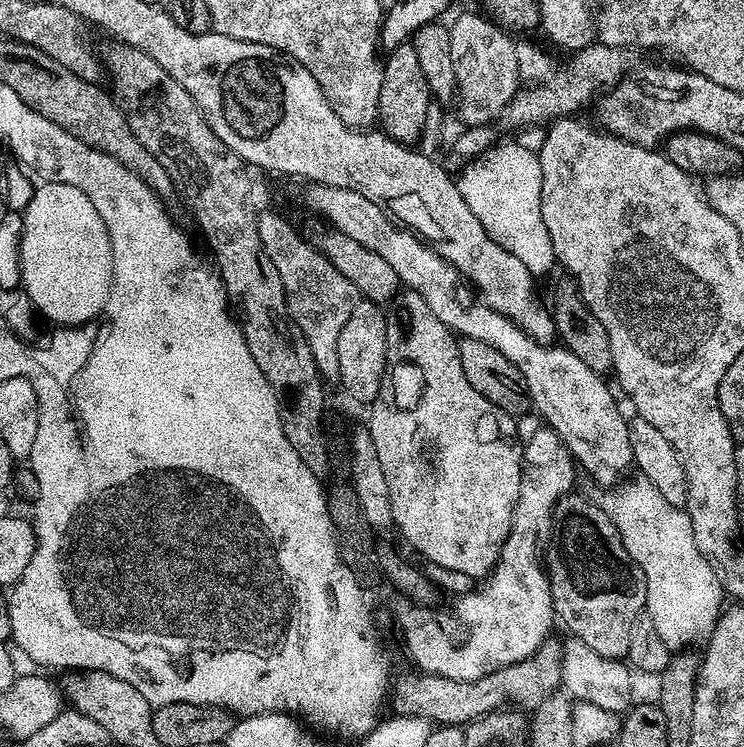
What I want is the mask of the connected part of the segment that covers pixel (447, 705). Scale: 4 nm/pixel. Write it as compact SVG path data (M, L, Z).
M549 638L530 658L514 662L514 666L502 666L502 670L494 670L494 674L486 674L486 678L478 678L474 682L444 680L440 676L427 674L400 676L397 680L395 677L390 708L392 704L391 711L397 716L420 716L436 726L467 726L480 716L499 712L509 706L535 710L543 700L553 699L555 692L552 691L561 687L563 653L563 643L559 639Z

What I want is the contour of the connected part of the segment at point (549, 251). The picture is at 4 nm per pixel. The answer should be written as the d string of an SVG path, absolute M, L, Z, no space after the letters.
M497 142L467 161L468 169L458 176L466 206L478 218L490 238L498 242L533 274L548 272L556 264L554 246L542 222L542 168L535 151L520 144Z

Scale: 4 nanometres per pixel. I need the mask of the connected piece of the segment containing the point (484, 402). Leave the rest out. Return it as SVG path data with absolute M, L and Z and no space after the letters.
M401 290L392 297L384 321L386 322L386 346L388 347L388 366L384 370L384 381L380 393L370 405L372 413L368 416L366 427L374 438L374 450L378 450L378 458L382 462L382 471L386 473L386 486L390 486L390 506L392 507L392 523L395 531L404 535L404 540L416 552L421 552L432 564L445 568L448 572L457 572L460 576L487 577L498 562L504 540L510 534L512 515L516 509L518 486L520 485L520 461L522 459L522 444L516 441L516 424L513 417L507 416L498 406L494 406L470 382L466 382L466 374L462 374L460 349L457 337L418 298L418 294Z

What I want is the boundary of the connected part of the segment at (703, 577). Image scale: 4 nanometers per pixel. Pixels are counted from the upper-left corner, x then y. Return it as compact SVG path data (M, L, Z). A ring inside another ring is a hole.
M633 476L633 480L625 479L605 491L608 493L602 499L604 513L614 522L636 565L644 571L646 614L654 622L654 630L658 630L662 642L666 642L669 650L688 650L692 648L691 644L703 645L712 633L712 627L720 621L720 613L726 604L724 587L718 582L718 574L710 570L710 562L702 558L698 542L694 542L694 530L690 526L687 511L678 506L670 506L670 502L666 502L666 498L662 498L662 494L650 486L645 476Z

